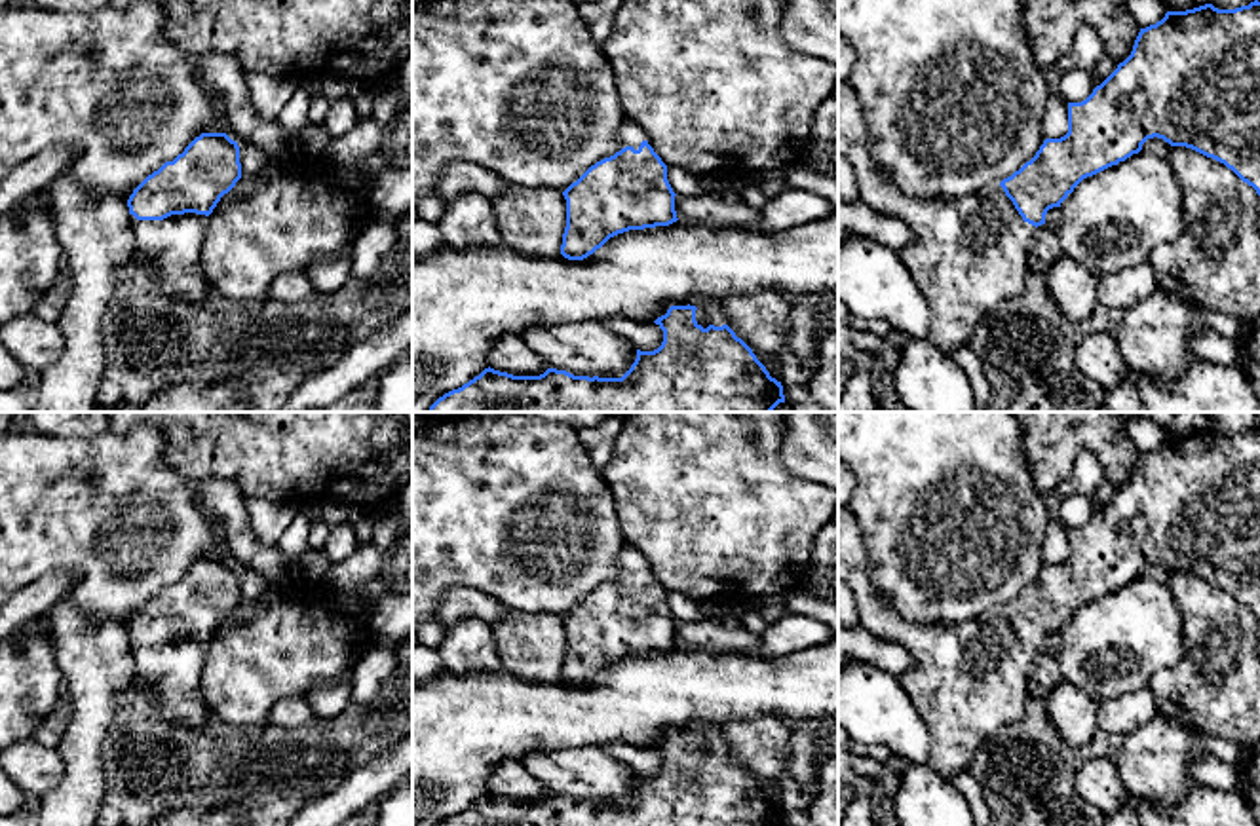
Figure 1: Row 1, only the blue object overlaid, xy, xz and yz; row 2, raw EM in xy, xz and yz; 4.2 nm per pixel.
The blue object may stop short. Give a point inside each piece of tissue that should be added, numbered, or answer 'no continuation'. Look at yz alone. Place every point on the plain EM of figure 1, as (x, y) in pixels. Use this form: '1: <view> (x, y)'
1: yz (968, 680)

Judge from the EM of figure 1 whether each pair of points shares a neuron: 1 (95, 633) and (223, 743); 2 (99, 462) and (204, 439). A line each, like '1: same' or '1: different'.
1: different
2: different

